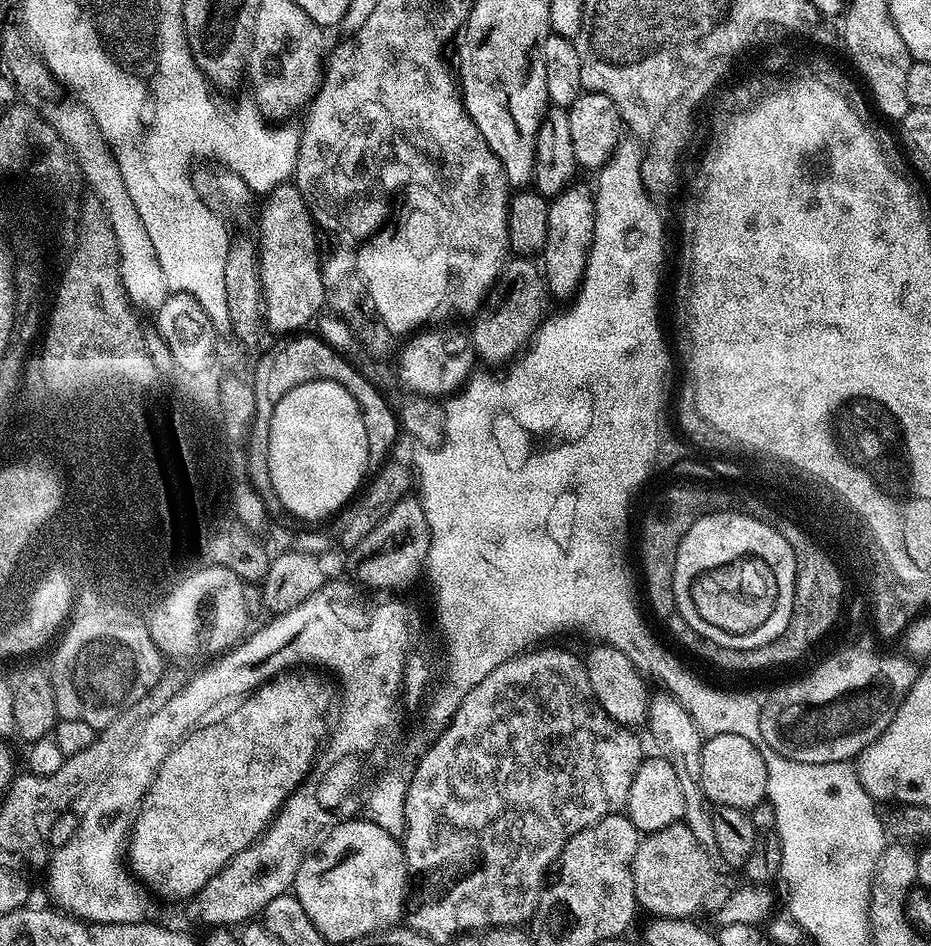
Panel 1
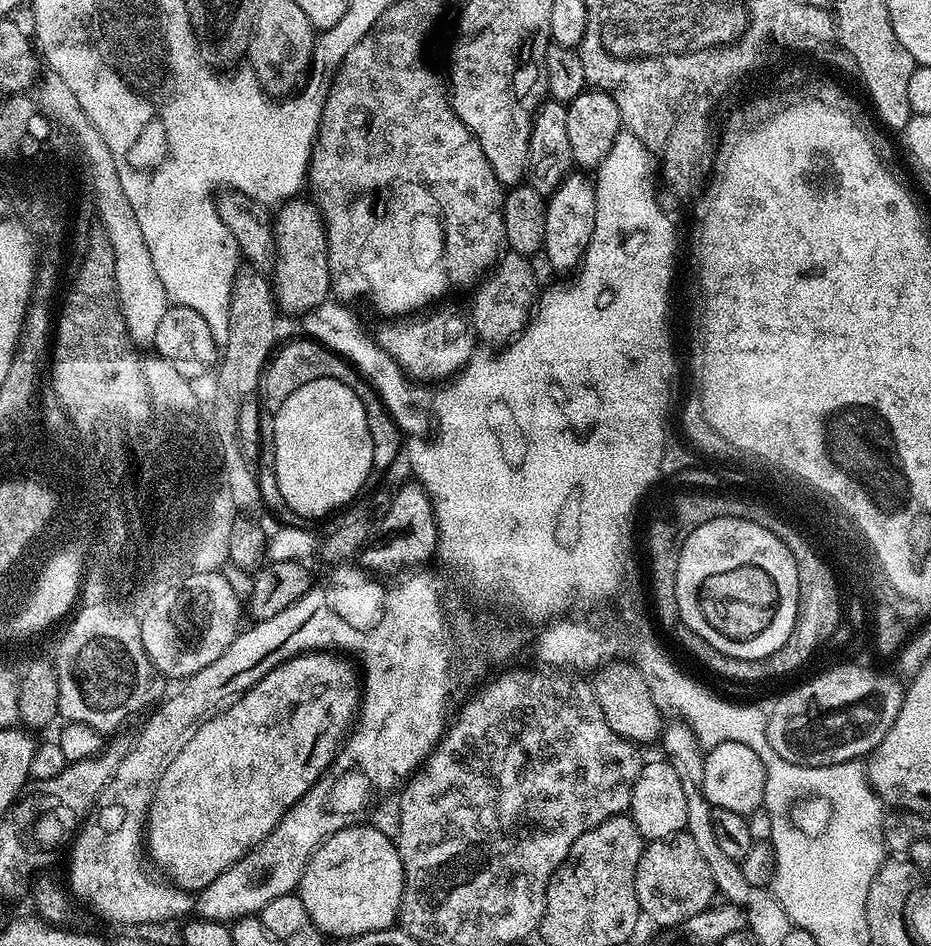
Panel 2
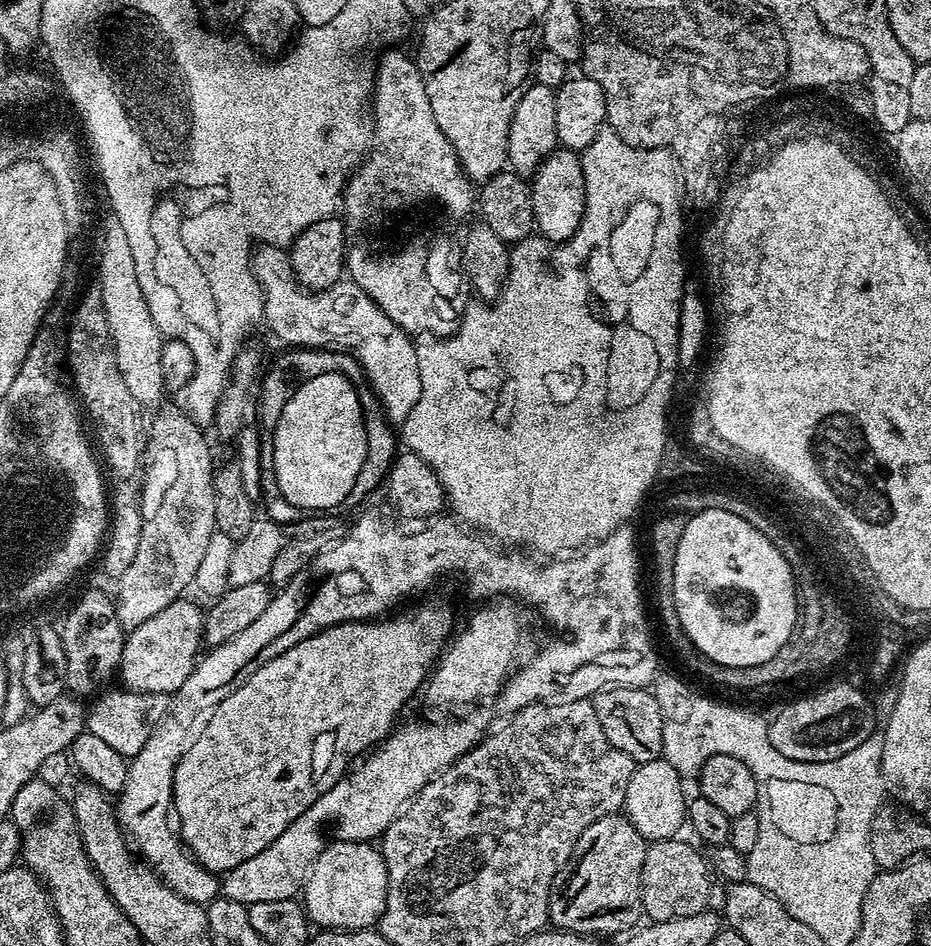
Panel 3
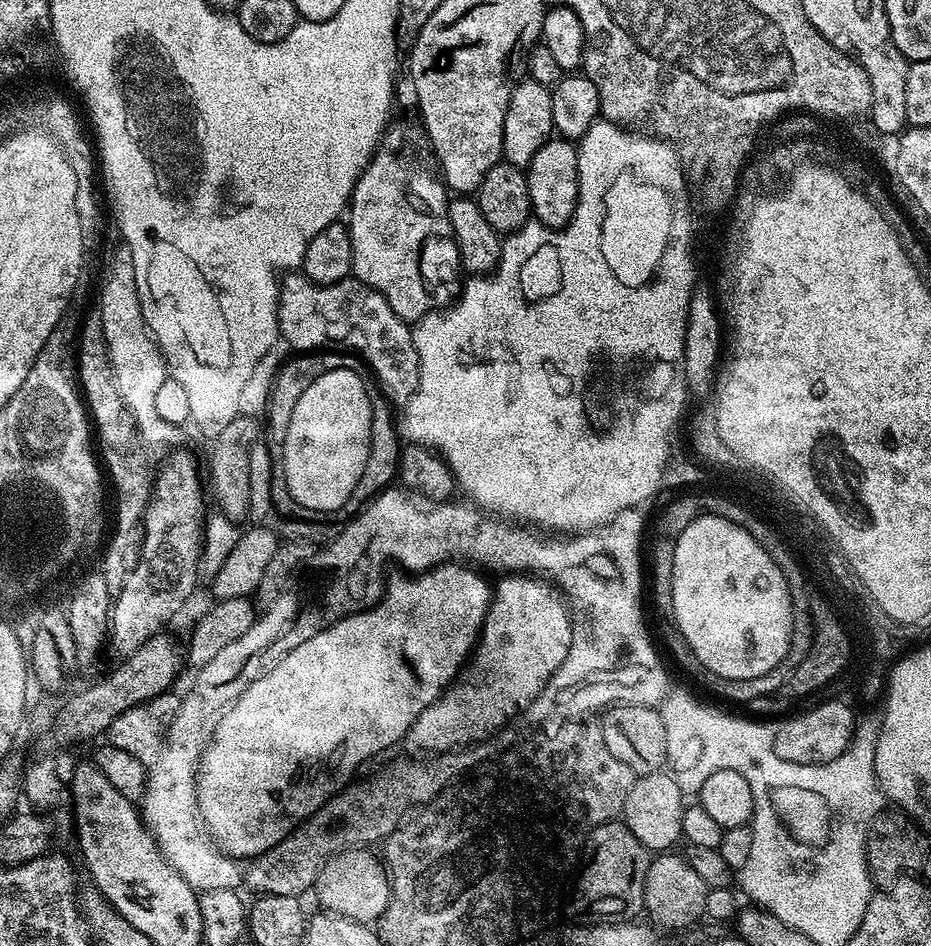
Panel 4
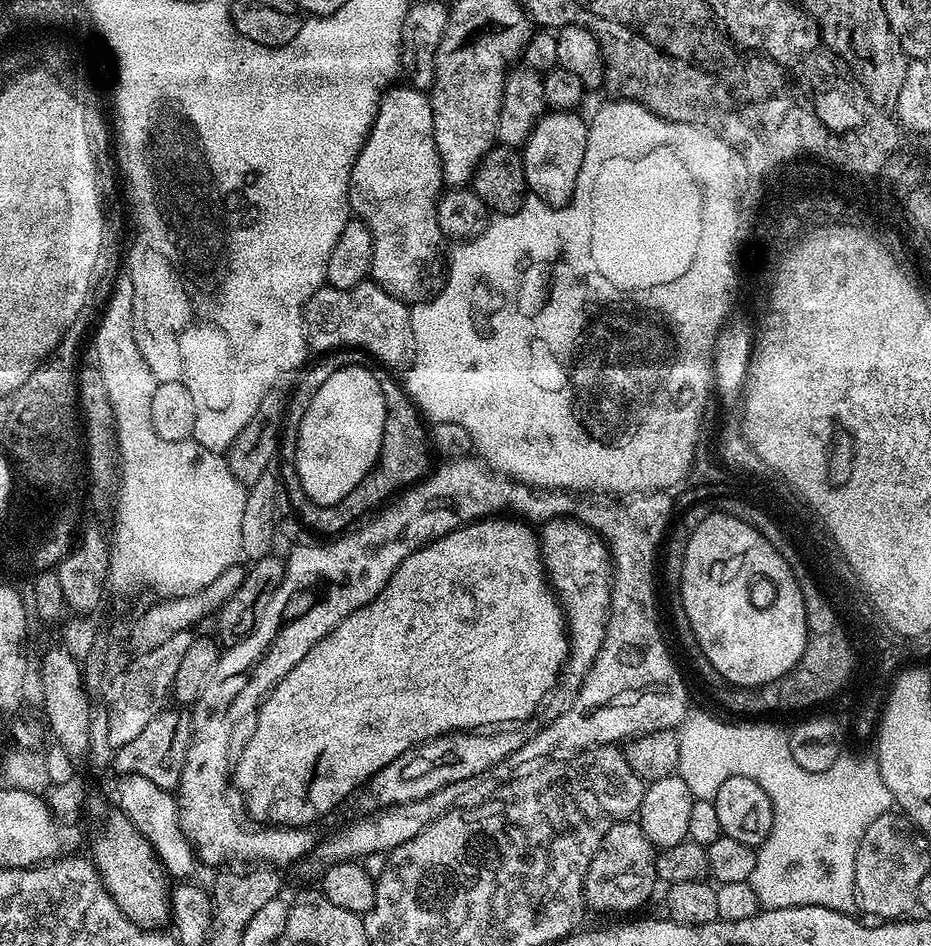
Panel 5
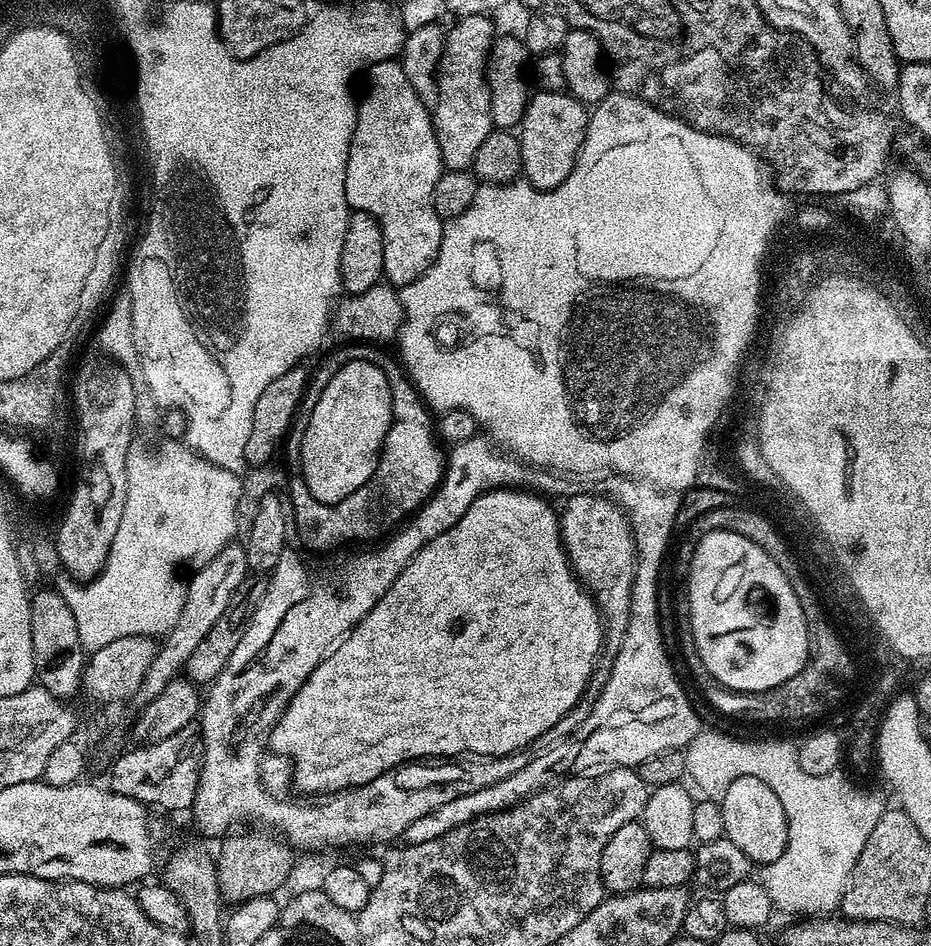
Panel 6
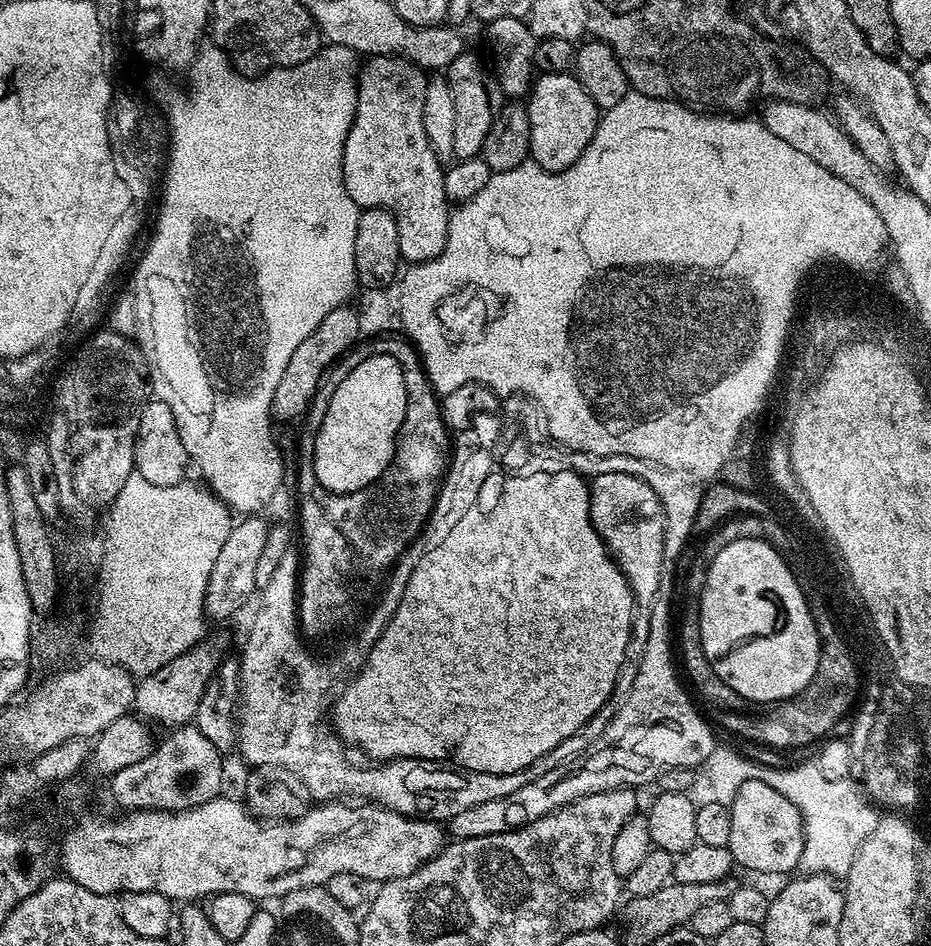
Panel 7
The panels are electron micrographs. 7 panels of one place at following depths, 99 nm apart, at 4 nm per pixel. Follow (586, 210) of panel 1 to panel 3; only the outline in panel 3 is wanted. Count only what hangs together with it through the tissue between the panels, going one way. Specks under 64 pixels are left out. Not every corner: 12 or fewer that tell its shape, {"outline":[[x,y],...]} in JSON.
{"outline":[[563,146],[531,181],[536,228],[572,240],[586,210],[581,157]]}

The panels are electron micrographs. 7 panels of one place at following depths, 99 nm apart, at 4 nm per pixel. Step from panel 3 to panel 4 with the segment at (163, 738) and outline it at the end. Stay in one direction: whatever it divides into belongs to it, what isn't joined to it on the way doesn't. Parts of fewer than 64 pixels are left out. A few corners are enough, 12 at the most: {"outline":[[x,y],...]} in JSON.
{"outline":[[161,751],[142,819],[197,894],[239,889],[196,801],[196,752]]}

